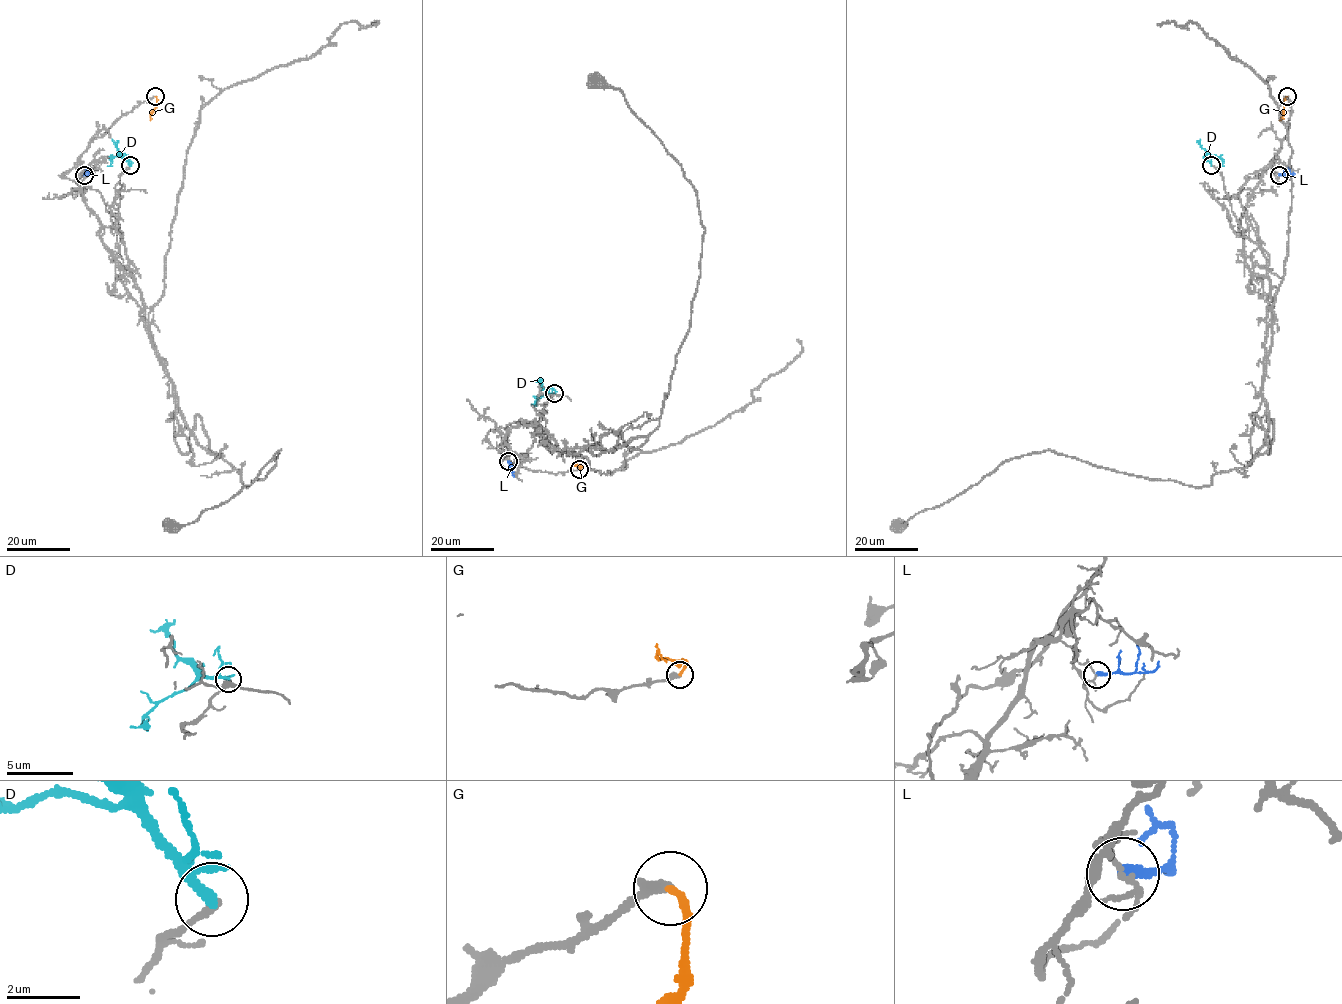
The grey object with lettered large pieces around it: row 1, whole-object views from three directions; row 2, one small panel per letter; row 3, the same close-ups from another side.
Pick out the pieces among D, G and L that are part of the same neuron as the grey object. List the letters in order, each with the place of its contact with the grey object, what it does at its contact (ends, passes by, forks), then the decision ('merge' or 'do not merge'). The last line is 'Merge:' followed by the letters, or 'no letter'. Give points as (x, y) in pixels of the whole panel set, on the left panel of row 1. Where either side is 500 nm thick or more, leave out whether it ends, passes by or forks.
D: contact (130, 165); it ends; do not merge
G: contact (155, 96); it ends; merge
L: contact (84, 175); it ends; do not merge
Merge: G

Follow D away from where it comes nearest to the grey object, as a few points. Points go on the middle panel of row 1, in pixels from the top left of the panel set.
D: (555, 393), (547, 392), (531, 404)

